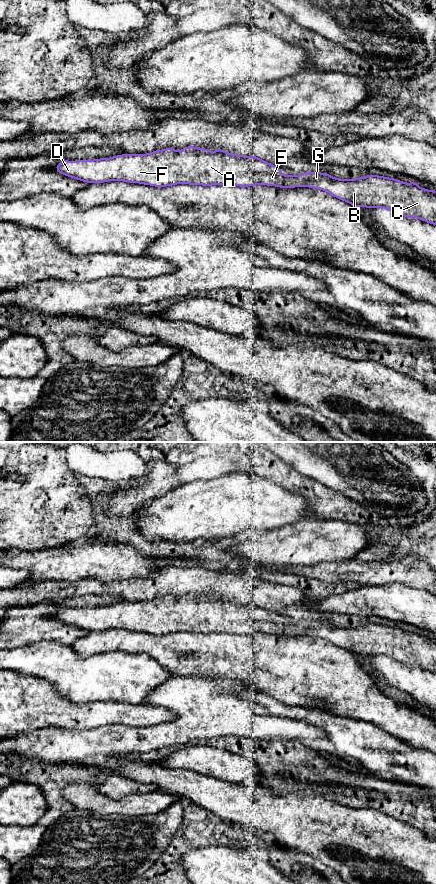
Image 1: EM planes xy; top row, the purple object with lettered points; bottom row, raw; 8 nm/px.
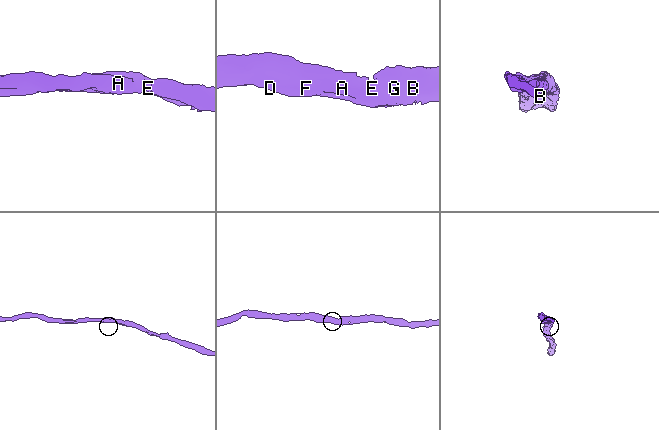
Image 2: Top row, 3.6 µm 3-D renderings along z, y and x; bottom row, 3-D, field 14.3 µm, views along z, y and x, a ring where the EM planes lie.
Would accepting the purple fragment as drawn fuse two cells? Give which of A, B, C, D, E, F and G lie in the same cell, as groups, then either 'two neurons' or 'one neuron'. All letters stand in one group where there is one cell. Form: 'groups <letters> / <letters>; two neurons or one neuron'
groups A B C D E F G; one neuron

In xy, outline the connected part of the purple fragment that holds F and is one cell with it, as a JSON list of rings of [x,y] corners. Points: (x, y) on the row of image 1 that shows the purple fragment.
[[[187,146],[180,151],[172,148],[156,150],[147,154],[122,154],[94,160],[63,160],[55,169],[68,177],[88,183],[124,181],[155,187],[176,184],[190,185],[268,185],[280,188],[311,187],[348,202],[354,207],[385,208],[407,218],[418,218],[436,225],[436,190],[427,190],[417,182],[405,183],[394,178],[368,175],[357,179],[337,179],[328,173],[307,172],[286,177],[278,167],[252,155],[243,156],[225,152],[217,147],[215,152],[206,148]]]

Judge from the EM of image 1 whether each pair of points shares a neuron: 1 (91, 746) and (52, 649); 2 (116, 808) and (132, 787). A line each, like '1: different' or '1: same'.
1: different
2: different

